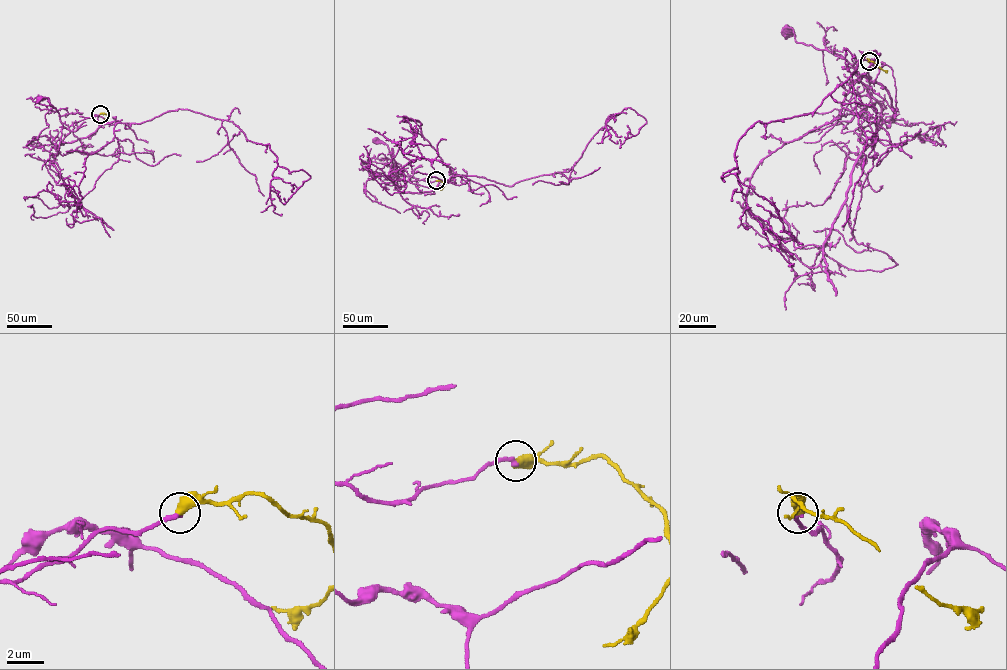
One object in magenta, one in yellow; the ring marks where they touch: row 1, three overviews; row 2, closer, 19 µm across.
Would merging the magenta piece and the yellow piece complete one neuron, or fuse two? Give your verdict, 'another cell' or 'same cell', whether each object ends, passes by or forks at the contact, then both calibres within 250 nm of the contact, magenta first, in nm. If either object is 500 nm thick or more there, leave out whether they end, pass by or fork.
same cell; calibres 260 and 550 nm

